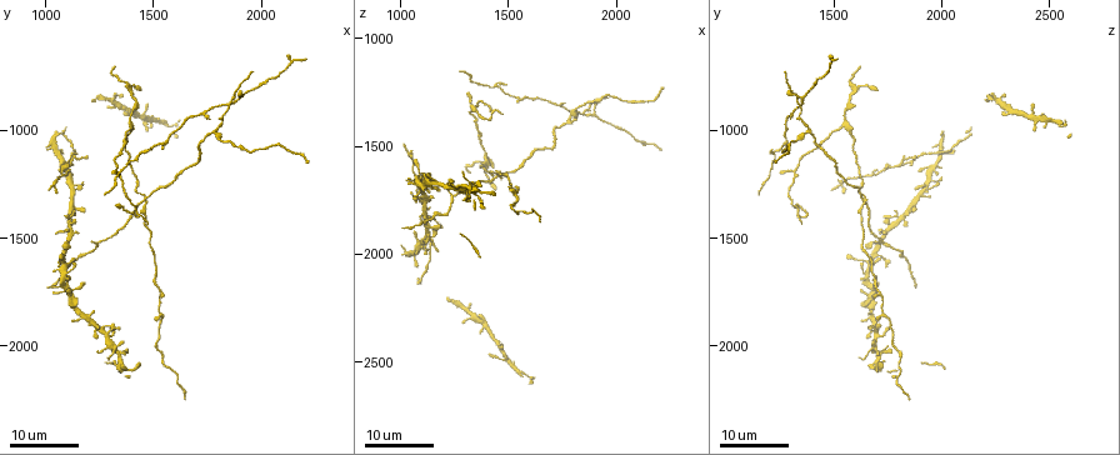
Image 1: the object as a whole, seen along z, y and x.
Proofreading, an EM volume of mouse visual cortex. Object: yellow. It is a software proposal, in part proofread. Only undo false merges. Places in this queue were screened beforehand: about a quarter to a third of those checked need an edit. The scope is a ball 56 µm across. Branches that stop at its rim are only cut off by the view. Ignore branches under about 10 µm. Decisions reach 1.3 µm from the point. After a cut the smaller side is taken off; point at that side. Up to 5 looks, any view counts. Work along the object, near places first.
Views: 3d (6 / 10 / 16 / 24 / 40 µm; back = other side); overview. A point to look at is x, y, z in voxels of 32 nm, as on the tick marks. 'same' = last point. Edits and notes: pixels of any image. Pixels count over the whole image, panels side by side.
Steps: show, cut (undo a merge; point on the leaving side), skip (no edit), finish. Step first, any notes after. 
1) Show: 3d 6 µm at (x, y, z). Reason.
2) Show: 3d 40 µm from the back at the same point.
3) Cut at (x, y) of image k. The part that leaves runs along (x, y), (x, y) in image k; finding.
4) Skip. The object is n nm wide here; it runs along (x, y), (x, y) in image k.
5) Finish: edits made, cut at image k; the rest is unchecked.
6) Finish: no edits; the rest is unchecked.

Show: 3d 16 µm at (1240, 1530, 1720). Branch point.

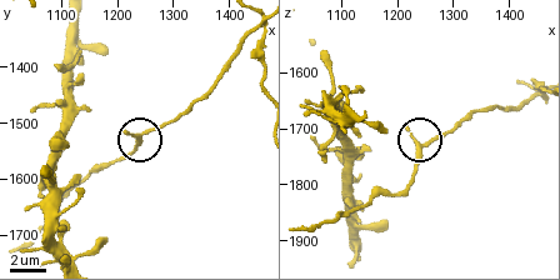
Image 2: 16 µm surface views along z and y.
Show: 3d 6 µm at (1235, 1525, 1730).

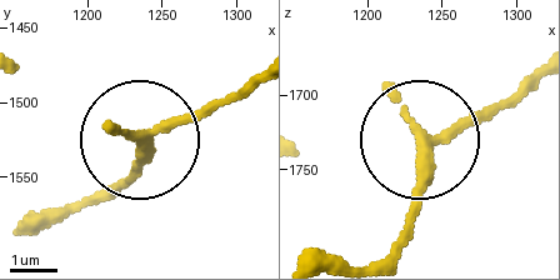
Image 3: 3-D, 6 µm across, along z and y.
Skip. It runs along (250, 79), (139, 135), (123, 190) in image 3; one neuron here.

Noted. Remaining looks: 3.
Show: 3d 24 µm at (1110, 1490, 1740). Four or more arms meet.

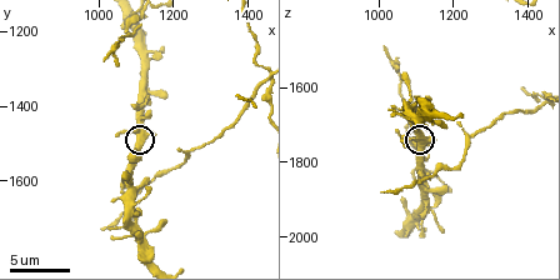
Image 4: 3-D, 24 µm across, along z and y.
Show: 3d 6 µm at (1110, 1490, 1730).

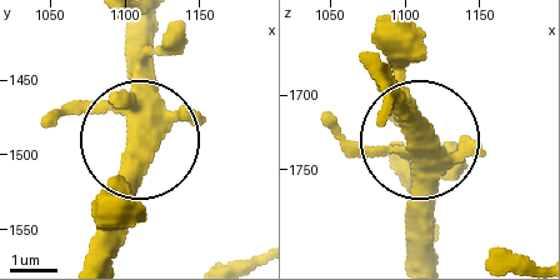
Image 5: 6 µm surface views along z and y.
Skip. The object is 450 nm wide here; all the same neuron.

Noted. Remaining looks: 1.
Finish: no edits; the rest is unchecked.

